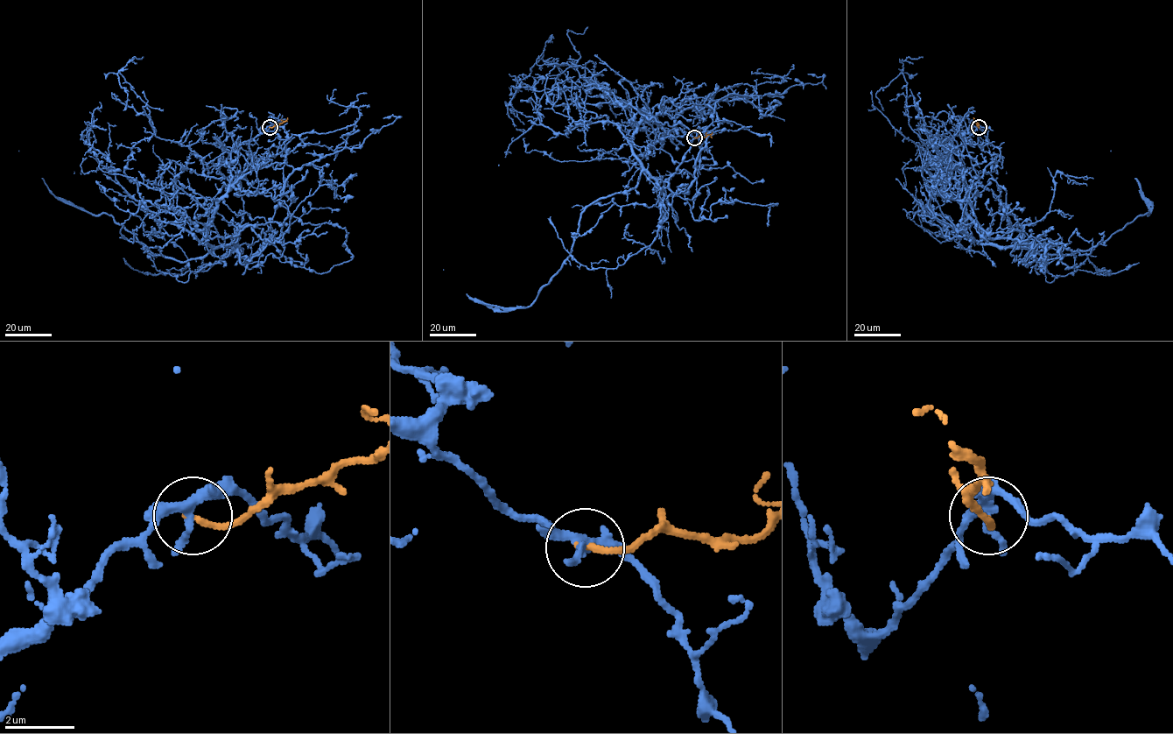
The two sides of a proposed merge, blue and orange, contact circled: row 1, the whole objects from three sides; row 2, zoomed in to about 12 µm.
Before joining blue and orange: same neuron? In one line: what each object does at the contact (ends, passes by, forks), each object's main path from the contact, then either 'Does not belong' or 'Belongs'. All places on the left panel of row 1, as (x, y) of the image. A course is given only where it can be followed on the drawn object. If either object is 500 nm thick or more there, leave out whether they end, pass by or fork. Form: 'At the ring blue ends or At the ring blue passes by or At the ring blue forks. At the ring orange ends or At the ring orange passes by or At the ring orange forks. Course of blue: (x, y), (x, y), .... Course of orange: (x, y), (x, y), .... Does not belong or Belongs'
At the ring blue forks. At the ring orange ends. Course of blue: (270, 127), (234, 145), (207, 229), (217, 247), (185, 261), (57, 198), (19, 151). Course of orange: (270, 127), (288, 118). Belongs

